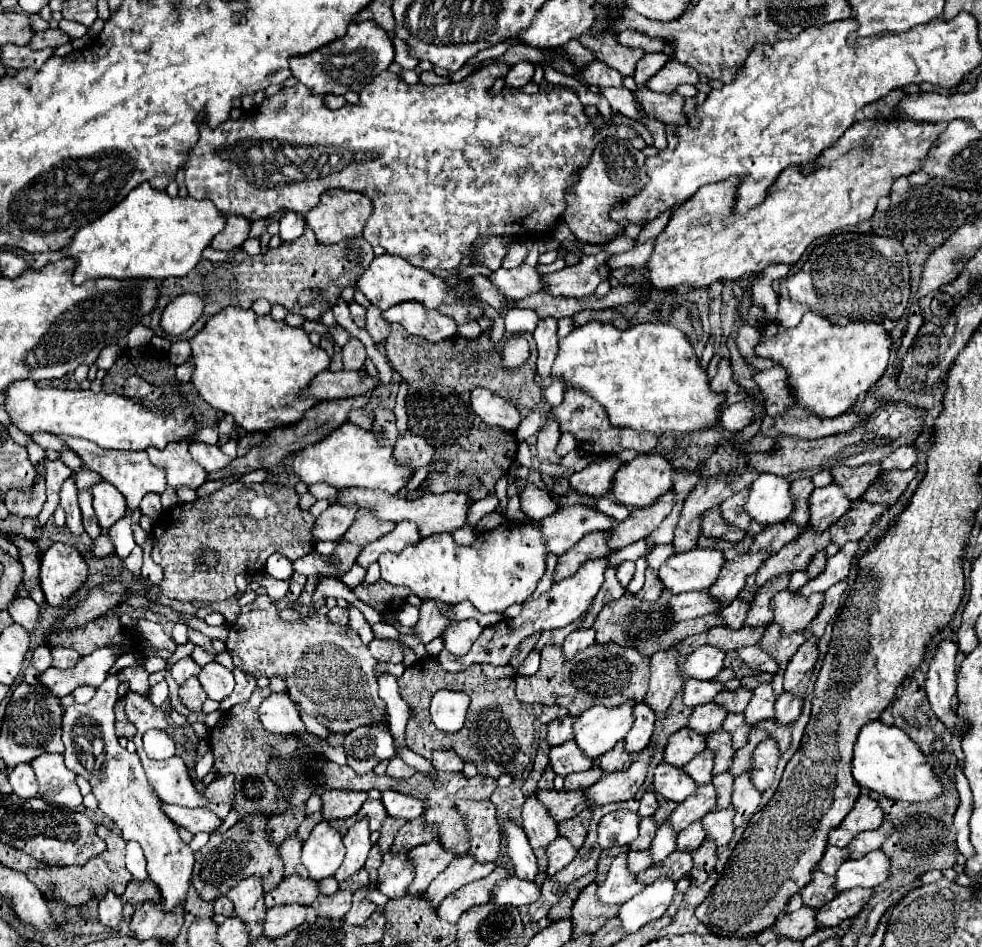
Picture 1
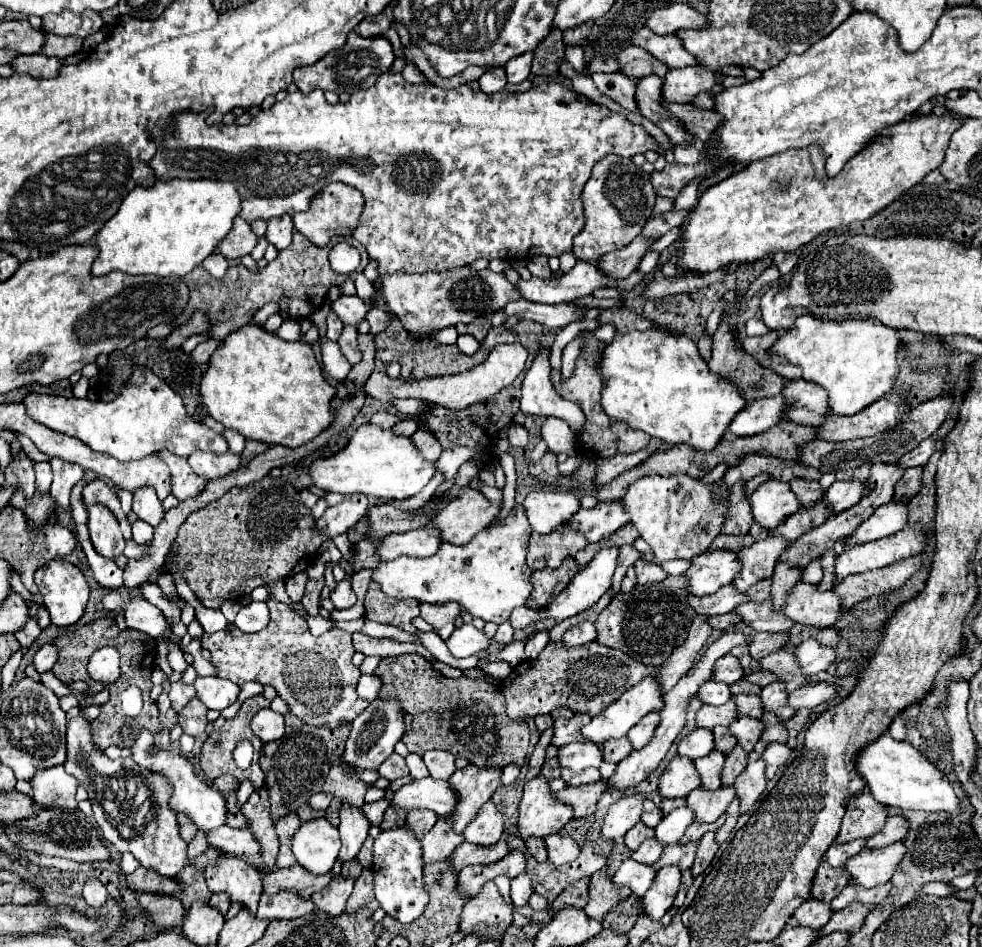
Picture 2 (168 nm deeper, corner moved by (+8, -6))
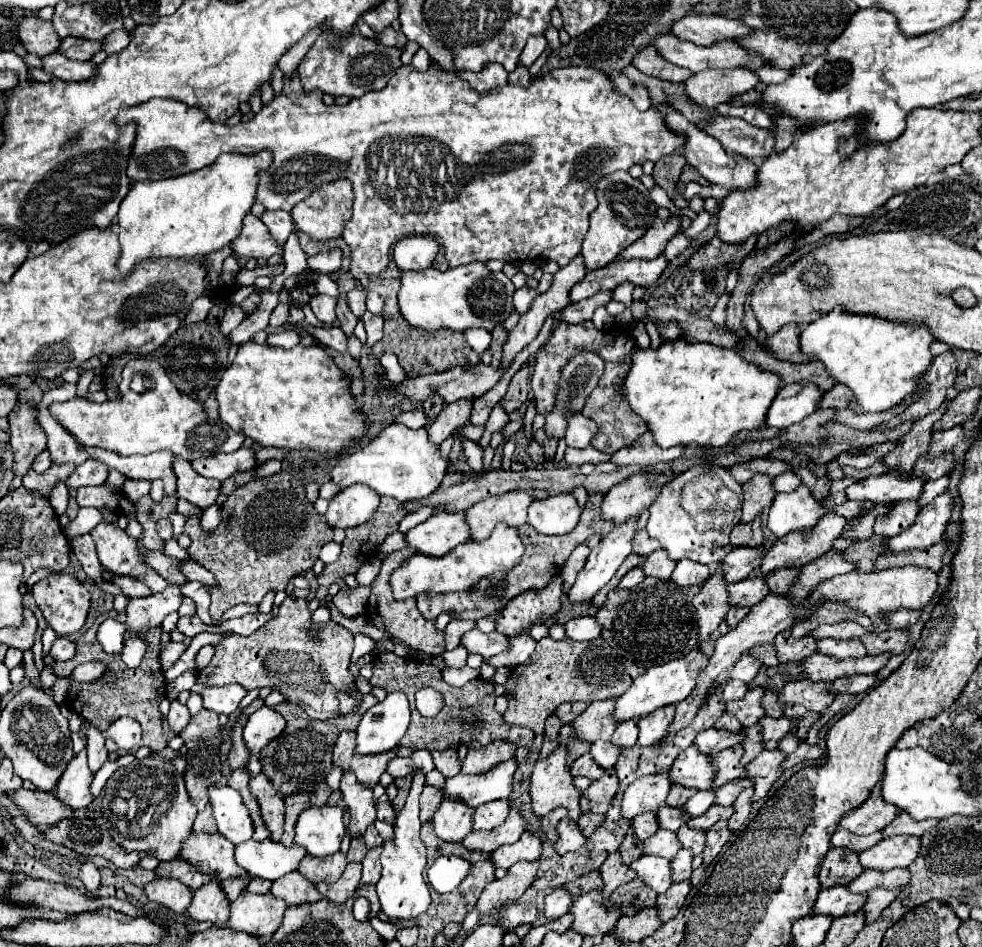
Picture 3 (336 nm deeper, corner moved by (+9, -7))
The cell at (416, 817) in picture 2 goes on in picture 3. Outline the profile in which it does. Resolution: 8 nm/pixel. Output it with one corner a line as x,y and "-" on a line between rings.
424,787
420,795
420,821
428,823
432,815
438,811
440,803
442,803
442,797
440,797
438,787

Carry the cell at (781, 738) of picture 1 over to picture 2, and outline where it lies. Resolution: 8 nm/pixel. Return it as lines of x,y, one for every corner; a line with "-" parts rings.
801,708
793,718
789,718
787,720
787,730
789,730
789,746
797,746
797,734
809,724
809,718
811,718
811,714
813,714
813,710
809,710
809,708

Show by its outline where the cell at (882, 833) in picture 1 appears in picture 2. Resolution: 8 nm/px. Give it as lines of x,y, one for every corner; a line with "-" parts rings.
899,814
891,816
887,820
885,828
867,840
867,848
883,848
883,846
889,846
897,840
905,840
907,832
909,832
909,820

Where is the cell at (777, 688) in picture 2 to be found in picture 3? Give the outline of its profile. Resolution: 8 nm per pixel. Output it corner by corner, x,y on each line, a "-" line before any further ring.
808,679
788,681
782,691
778,691
780,703
800,703
808,711
820,713
824,707
828,707
834,699
834,695
828,691
830,683
812,683

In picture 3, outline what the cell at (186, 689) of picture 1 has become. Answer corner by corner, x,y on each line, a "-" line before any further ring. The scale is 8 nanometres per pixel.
202,709
200,713
192,715
188,727
180,733
180,737
184,739
186,747
188,747
188,753
186,753
186,759
188,759
188,771
186,771
186,791
188,795
192,797
192,803
196,805
198,811
204,811
206,805
208,805
208,795
206,795
206,787
210,785
226,785
228,777
230,777
230,767
220,759
218,755
218,747
222,743
222,727
218,723
218,715
208,711
208,709

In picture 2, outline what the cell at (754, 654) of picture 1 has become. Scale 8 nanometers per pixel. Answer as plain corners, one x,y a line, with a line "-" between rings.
779,650
777,654
769,654
769,656
761,658
759,662
761,662
763,670
777,674
777,678
789,686
789,692
793,692
809,682
809,676
803,674
803,670
799,668
797,658
791,650

